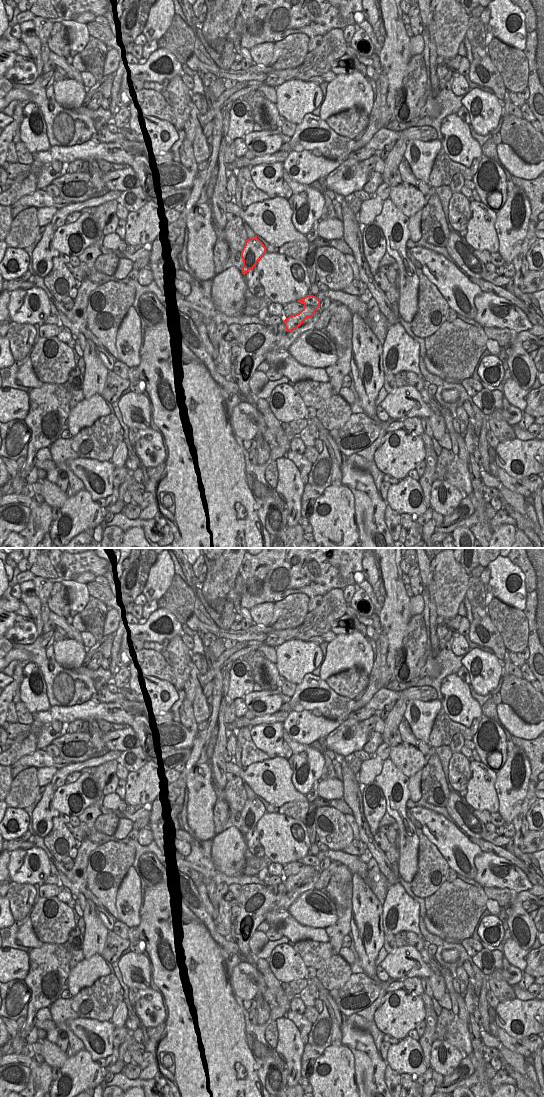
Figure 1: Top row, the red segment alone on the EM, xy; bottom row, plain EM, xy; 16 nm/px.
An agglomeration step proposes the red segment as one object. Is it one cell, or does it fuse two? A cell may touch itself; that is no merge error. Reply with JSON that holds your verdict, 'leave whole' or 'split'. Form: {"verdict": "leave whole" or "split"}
{"verdict": "leave whole"}

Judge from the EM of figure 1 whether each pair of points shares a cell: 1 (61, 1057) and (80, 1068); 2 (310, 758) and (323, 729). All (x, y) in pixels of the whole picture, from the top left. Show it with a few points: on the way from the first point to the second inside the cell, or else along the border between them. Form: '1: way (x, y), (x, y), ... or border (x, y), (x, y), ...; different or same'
1: border (69, 1055), (60, 1068); different
2: border (288, 734), (295, 741), (309, 745); different

